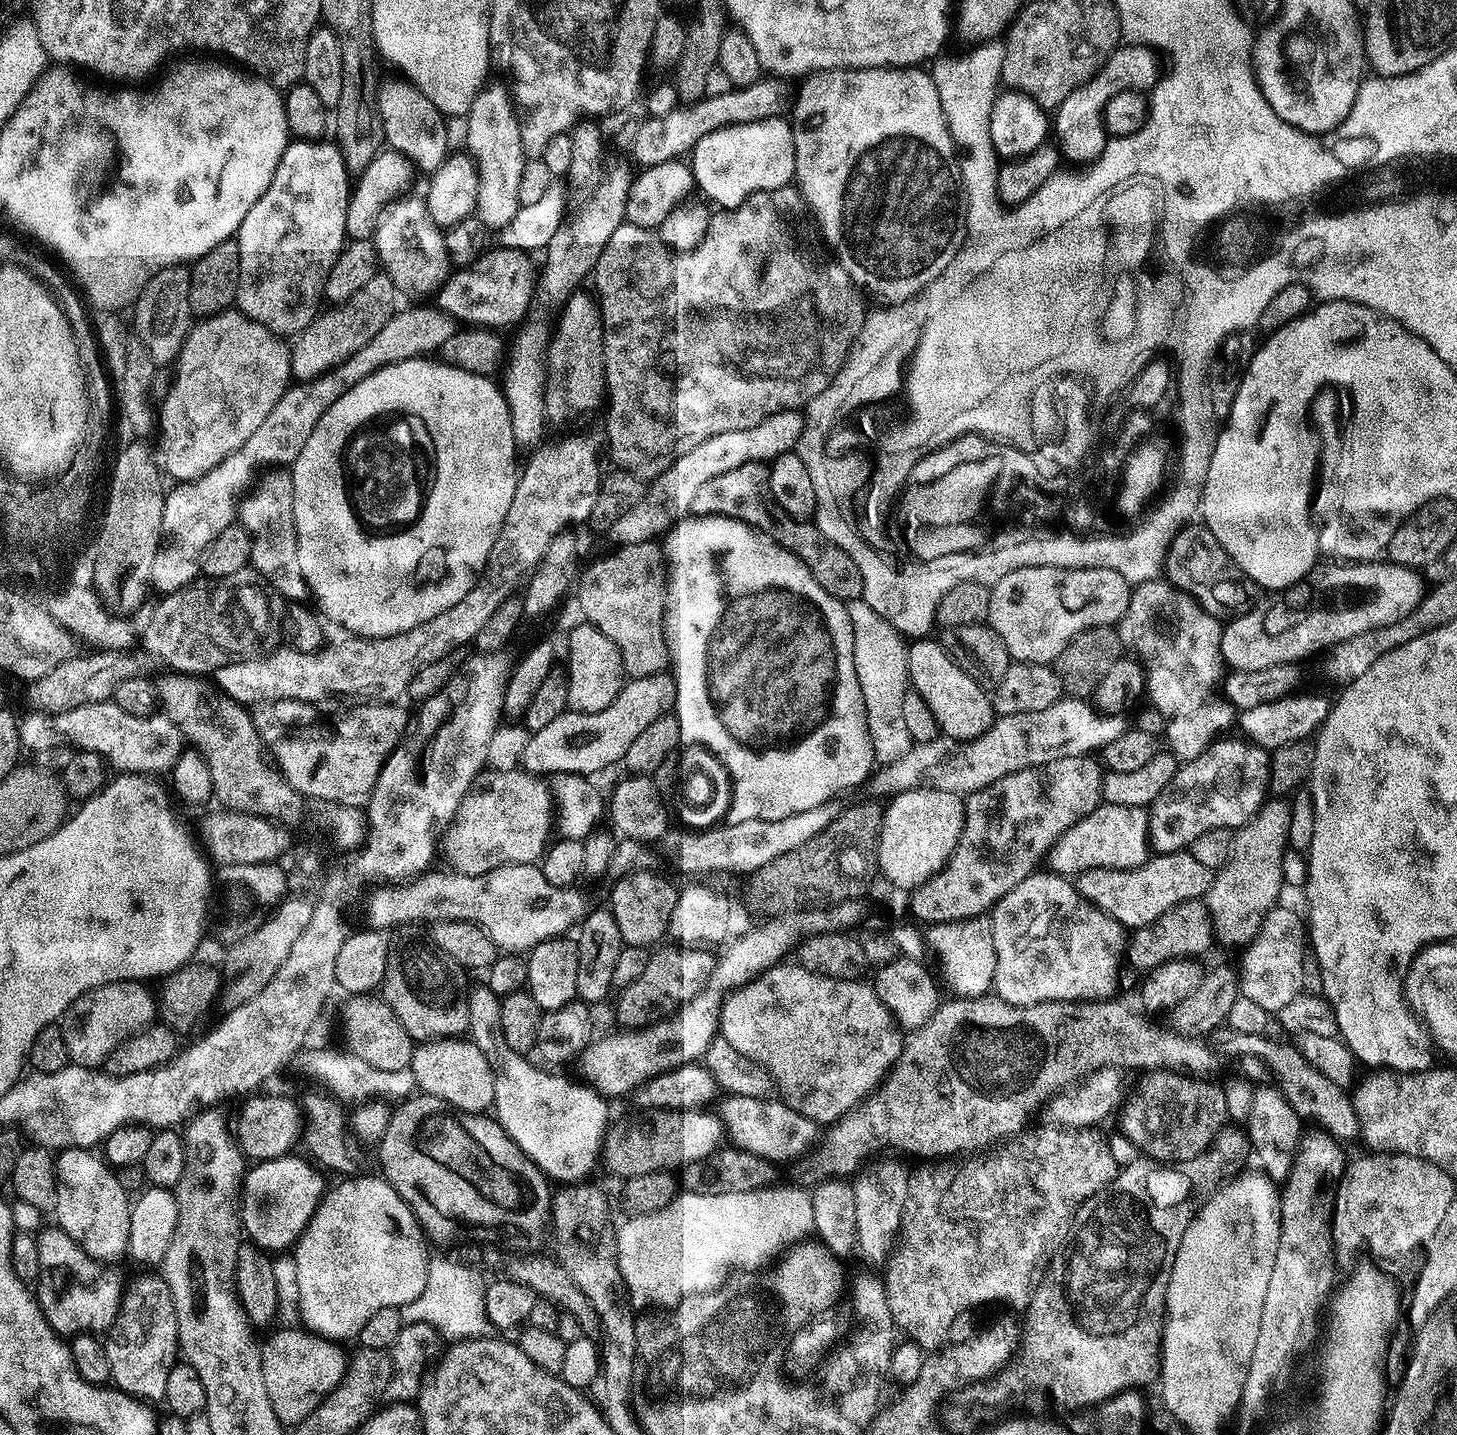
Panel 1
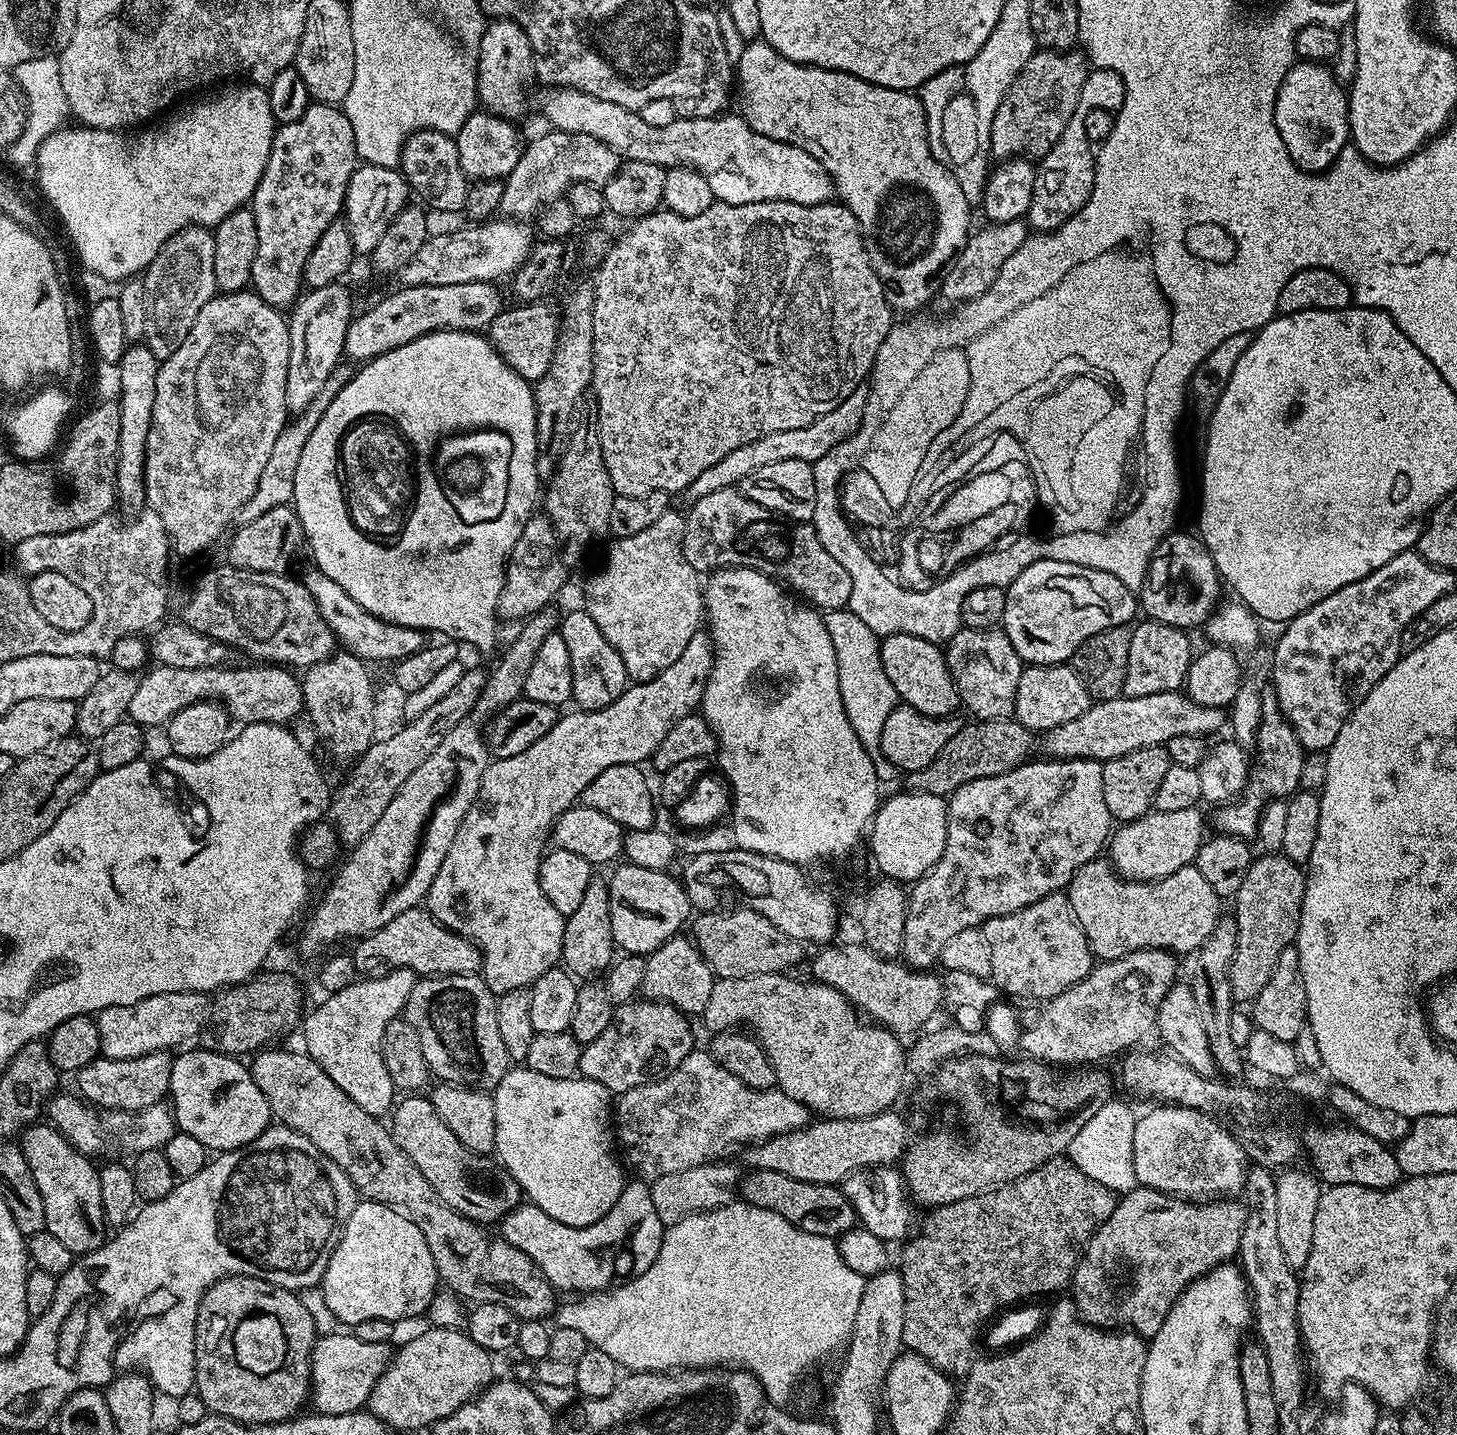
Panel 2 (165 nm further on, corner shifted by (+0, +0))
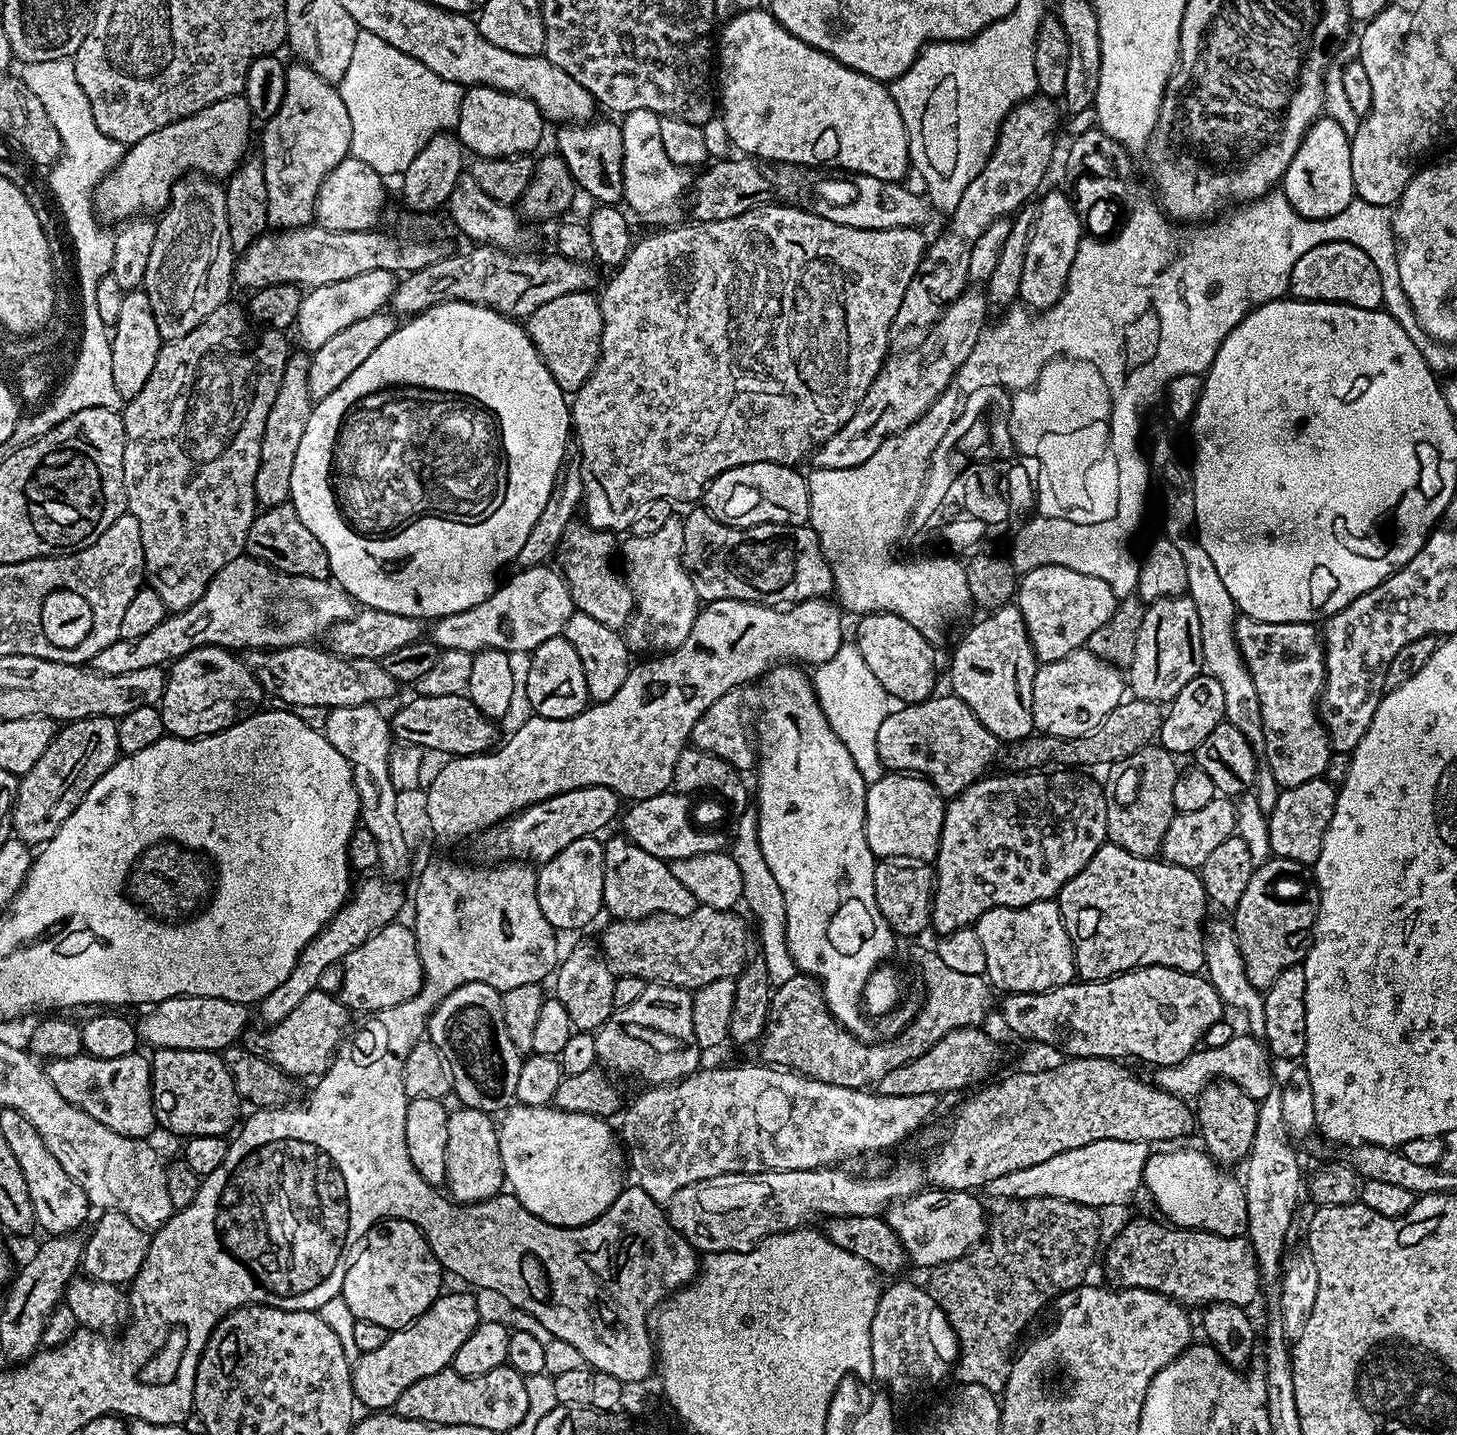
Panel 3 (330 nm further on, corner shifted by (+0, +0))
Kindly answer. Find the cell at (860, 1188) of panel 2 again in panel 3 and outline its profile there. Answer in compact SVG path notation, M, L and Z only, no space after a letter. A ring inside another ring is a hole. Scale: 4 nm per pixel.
M935 1186L921 1190L904 1200L895 1200L886 1209L890 1230L898 1234L904 1255L920 1268L931 1270L940 1264L962 1258L985 1239L989 1221L984 1220L984 1208L979 1195L972 1192L948 1192Z

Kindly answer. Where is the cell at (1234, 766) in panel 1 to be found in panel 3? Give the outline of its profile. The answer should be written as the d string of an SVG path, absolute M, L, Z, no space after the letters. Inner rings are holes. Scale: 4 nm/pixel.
M1241 615L1236 621L1236 640L1238 647L1240 647L1240 652L1244 656L1245 665L1254 680L1255 689L1258 690L1262 712L1262 730L1265 731L1262 758L1270 772L1272 772L1274 781L1279 784L1281 789L1285 789L1302 786L1302 782L1321 779L1325 775L1327 763L1330 762L1333 751L1332 744L1328 740L1328 731L1324 728L1324 723L1321 722L1318 711L1320 696L1324 693L1324 641L1321 633L1318 631L1317 625L1315 623L1303 624L1302 622L1282 622L1281 624L1275 624L1274 622L1262 622L1261 620Z

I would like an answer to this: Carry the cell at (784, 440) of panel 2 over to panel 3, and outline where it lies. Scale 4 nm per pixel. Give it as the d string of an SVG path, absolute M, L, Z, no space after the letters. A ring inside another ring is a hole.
M966 290L945 308L939 320L923 333L924 341L917 348L885 359L850 422L846 422L812 453L810 464L813 469L838 470L839 467L862 466L862 462L882 446L882 442L903 434L911 424L918 422L918 418L922 418L922 414L926 414L926 410L930 410L932 403L943 394L946 386L950 386L954 374L976 348L986 327L990 311L987 295L983 291L972 291Z

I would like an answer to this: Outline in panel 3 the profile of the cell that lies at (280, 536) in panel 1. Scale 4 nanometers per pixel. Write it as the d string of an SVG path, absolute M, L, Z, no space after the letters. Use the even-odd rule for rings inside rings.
M539 564L533 568L516 570L516 573L505 584L503 581L492 596L486 598L486 602L478 602L478 606L470 610L462 610L458 614L446 614L431 621L430 639L432 644L441 651L466 650L475 654L483 652L486 648L493 648L509 654L517 654L516 652L531 654L538 646L542 646L542 642L563 633L566 622L570 622L573 611L572 591L567 581L564 580L563 572L548 564Z

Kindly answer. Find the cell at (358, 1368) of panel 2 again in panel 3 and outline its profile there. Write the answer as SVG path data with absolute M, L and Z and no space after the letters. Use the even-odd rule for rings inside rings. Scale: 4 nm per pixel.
M452 1292L440 1295L437 1300L428 1307L417 1319L415 1324L408 1324L399 1330L389 1331L386 1342L378 1347L378 1350L359 1353L358 1359L352 1364L352 1389L357 1401L365 1404L368 1410L392 1410L395 1409L398 1398L402 1398L402 1390L406 1386L414 1386L422 1378L430 1378L430 1374L438 1374L441 1370L451 1365L454 1354L474 1334L474 1330L480 1325L482 1313L476 1305L476 1300L471 1296L473 1293Z

